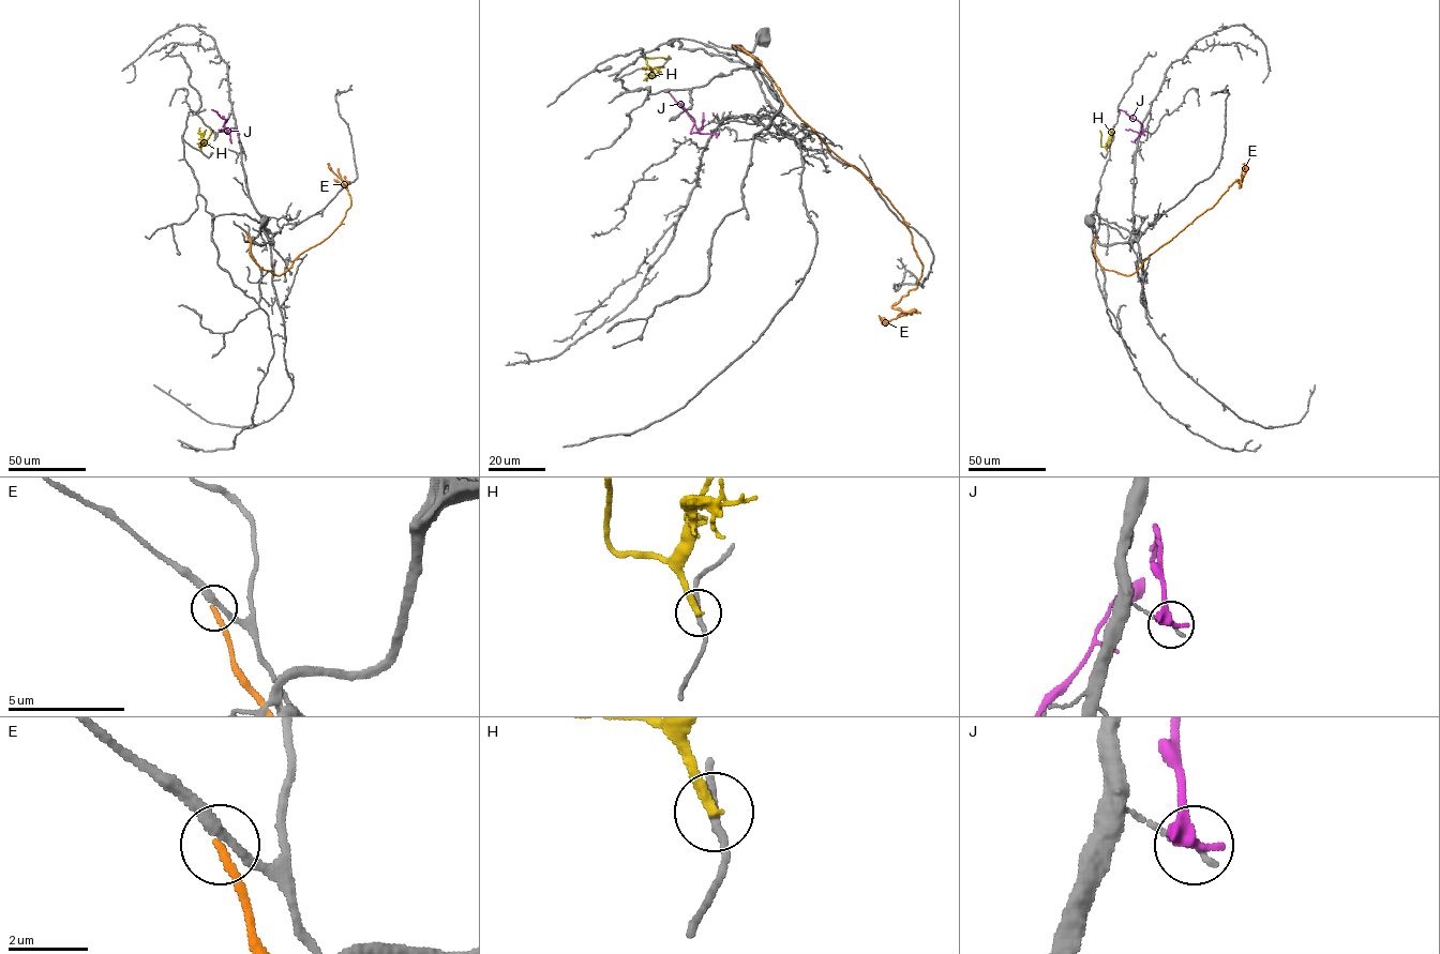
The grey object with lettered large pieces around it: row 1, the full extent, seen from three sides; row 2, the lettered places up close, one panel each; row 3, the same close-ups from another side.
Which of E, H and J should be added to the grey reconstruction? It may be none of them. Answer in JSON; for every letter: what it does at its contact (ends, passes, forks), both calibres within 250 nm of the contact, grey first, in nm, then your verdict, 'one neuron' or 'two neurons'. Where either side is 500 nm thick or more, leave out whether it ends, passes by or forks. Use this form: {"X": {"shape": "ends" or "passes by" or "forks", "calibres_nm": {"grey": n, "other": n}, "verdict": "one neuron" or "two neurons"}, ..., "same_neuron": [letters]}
{"E": {"shape": "ends", "calibres_nm": {"grey": 260, "other": 190}, "verdict": "two neurons"}, "H": {"shape": "ends", "calibres_nm": {"grey": 180, "other": 300}, "verdict": "two neurons"}, "J": {"shape": "ends", "calibres_nm": {"grey": 150, "other": 460}, "verdict": "two neurons"}, "same_neuron": []}

